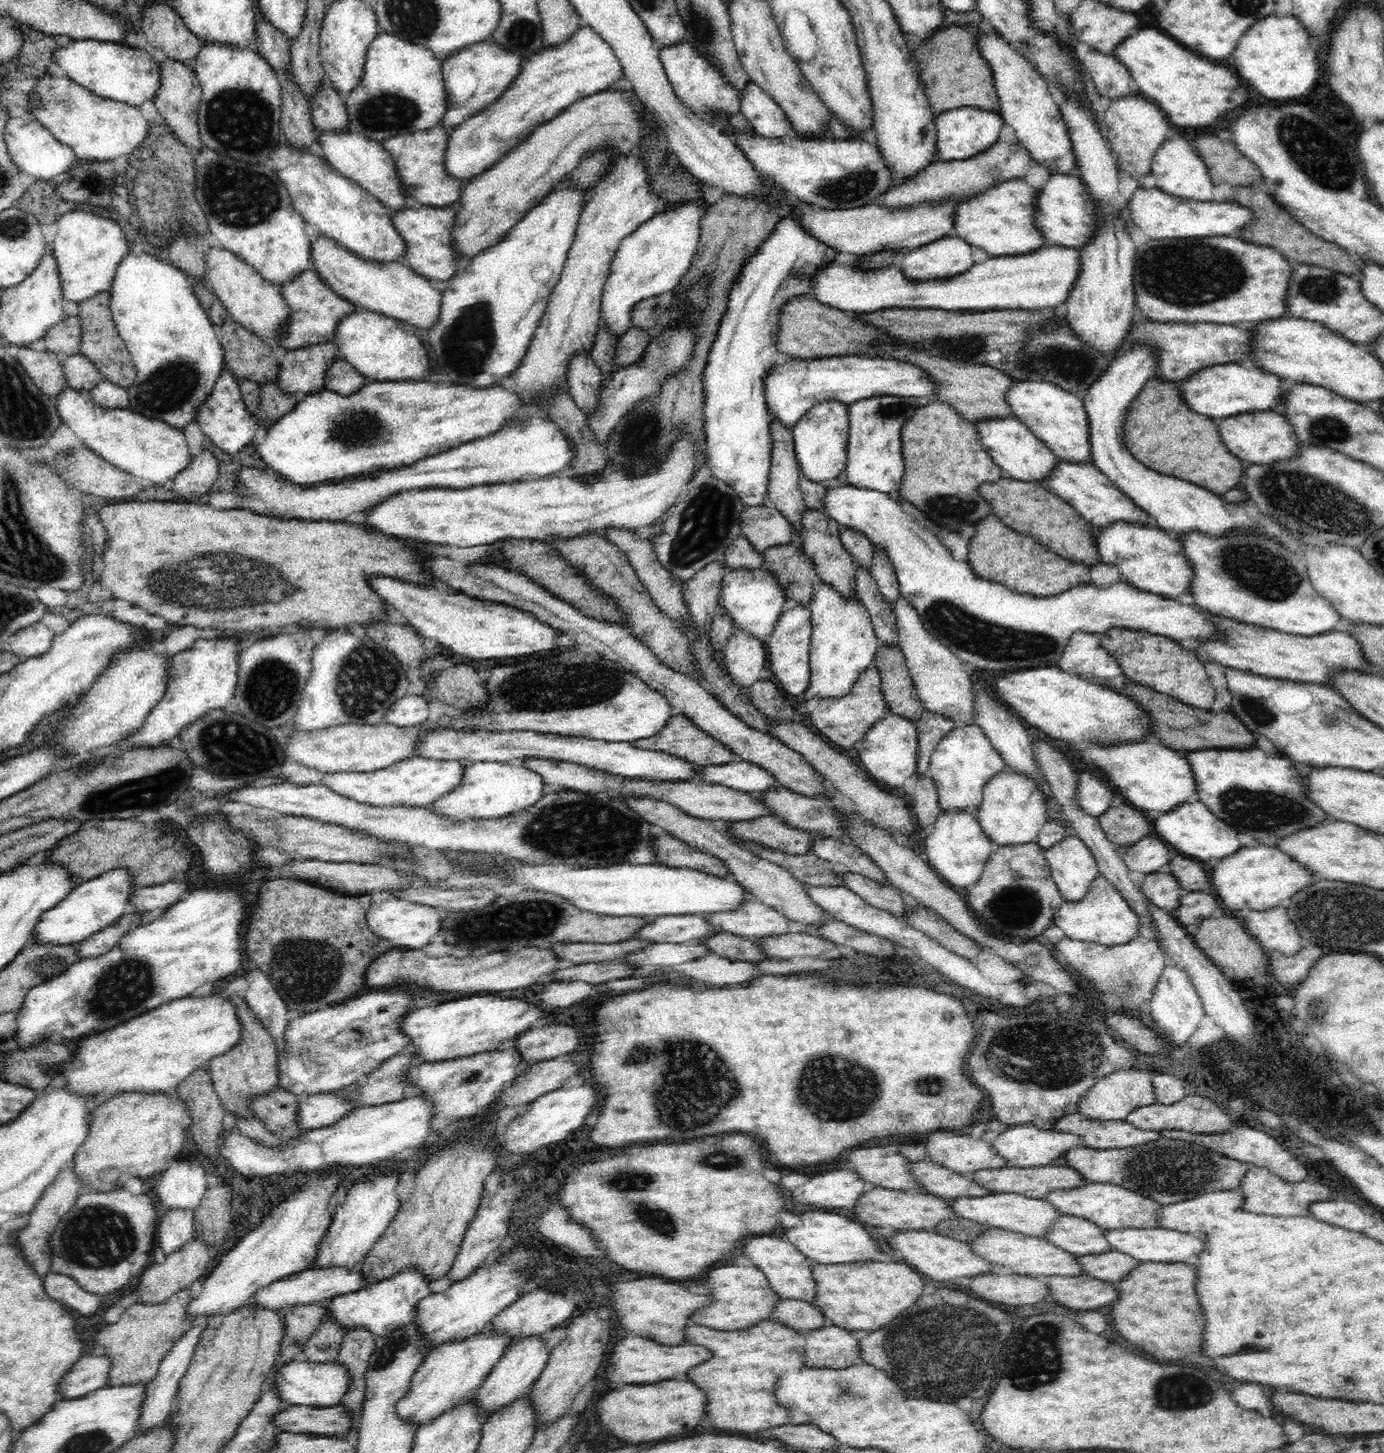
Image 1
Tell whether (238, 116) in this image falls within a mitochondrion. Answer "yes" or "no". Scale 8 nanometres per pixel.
yes

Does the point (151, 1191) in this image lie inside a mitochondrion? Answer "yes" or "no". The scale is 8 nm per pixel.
no

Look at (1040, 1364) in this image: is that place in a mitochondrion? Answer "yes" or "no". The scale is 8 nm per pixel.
yes

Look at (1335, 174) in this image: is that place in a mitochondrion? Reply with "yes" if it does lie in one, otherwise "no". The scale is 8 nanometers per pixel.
yes

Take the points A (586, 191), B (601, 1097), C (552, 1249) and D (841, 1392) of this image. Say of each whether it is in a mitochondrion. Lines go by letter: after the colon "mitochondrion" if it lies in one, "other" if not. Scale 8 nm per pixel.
A: other
B: other
C: other
D: mitochondrion

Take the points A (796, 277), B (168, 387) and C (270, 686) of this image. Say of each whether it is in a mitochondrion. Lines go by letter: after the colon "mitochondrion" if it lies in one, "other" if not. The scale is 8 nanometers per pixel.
A: mitochondrion
B: mitochondrion
C: mitochondrion

